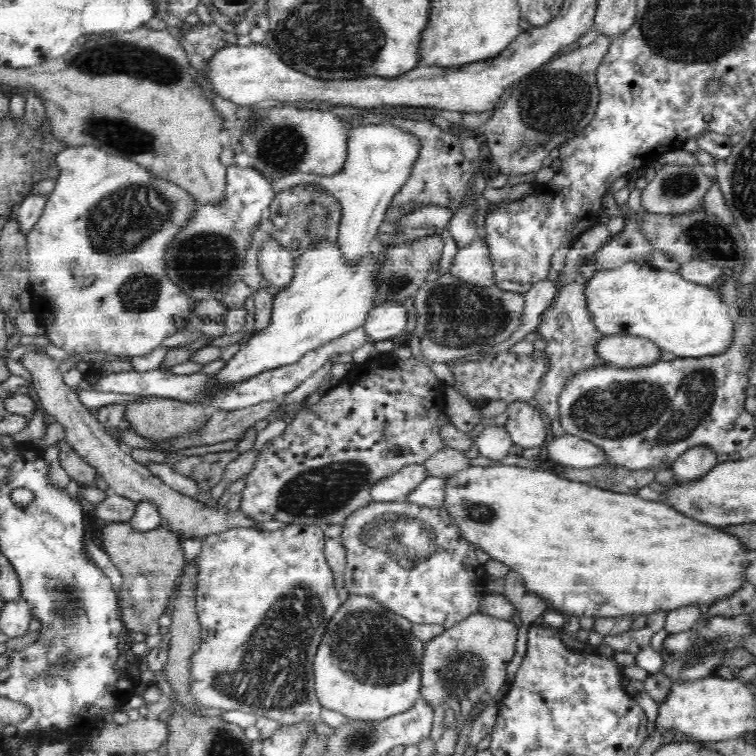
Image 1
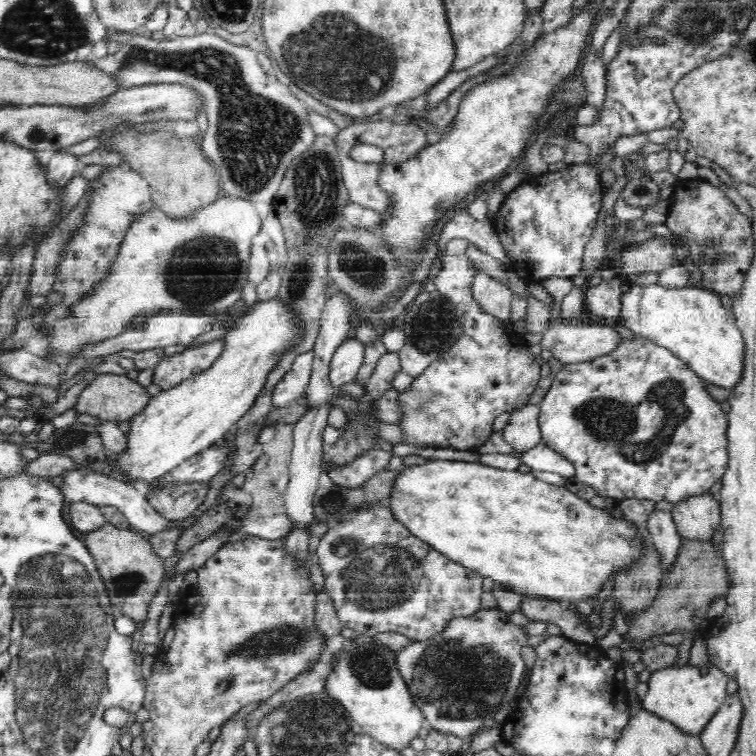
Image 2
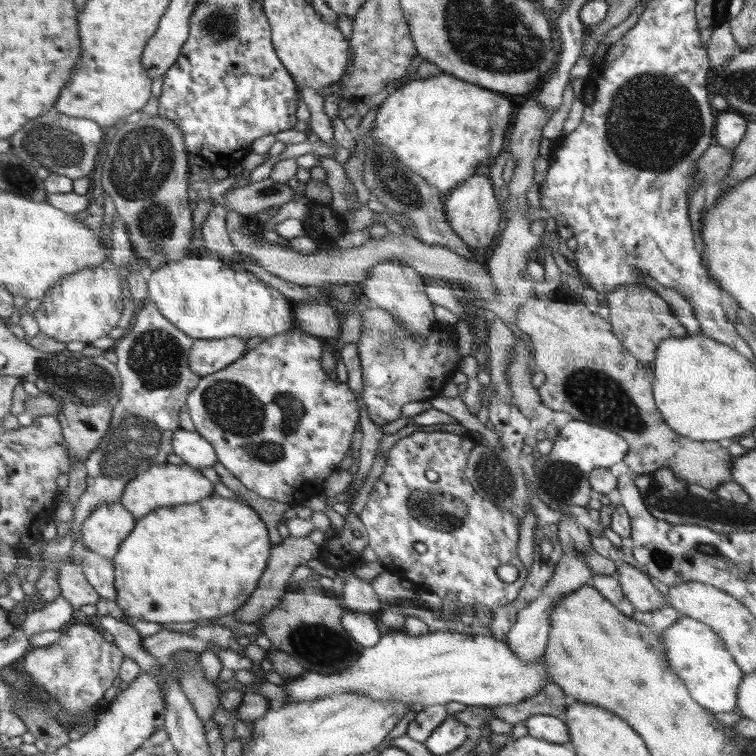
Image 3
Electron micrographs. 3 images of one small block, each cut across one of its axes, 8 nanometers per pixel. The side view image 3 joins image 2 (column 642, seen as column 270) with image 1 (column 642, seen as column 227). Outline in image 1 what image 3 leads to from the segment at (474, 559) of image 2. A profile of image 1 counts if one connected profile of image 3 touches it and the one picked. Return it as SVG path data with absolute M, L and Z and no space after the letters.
M516 465L499 466L470 466L466 470L458 470L446 479L446 496L444 496L444 506L457 525L461 527L461 533L466 539L482 548L490 555L490 558L508 564L511 570L516 570L524 578L525 587L537 594L545 603L548 602L555 611L566 613L576 617L613 618L650 615L653 613L668 613L678 608L691 605L712 606L722 598L730 598L734 592L746 584L744 572L748 564L752 562L750 558L754 556L748 552L748 547L732 534L722 532L717 526L702 522L699 519L690 518L674 507L668 506L662 500L653 501L645 499L637 494L615 493L611 490L602 490L601 487L590 486L589 484L571 481L562 478L554 470L541 468L524 468Z

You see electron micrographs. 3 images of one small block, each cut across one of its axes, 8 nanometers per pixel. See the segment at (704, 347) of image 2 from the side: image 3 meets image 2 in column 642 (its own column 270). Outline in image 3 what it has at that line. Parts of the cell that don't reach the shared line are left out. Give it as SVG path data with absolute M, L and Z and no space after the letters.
M200 252L178 261L168 261L162 268L149 272L146 277L148 301L154 303L174 326L194 339L222 339L239 336L244 340L262 336L266 339L289 332L294 318L288 300L280 291L262 282L257 275L226 263L215 254Z

